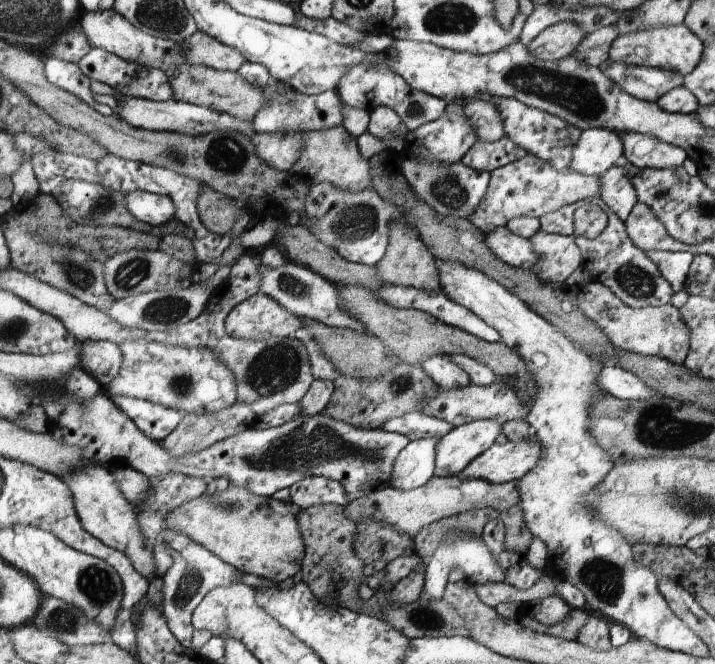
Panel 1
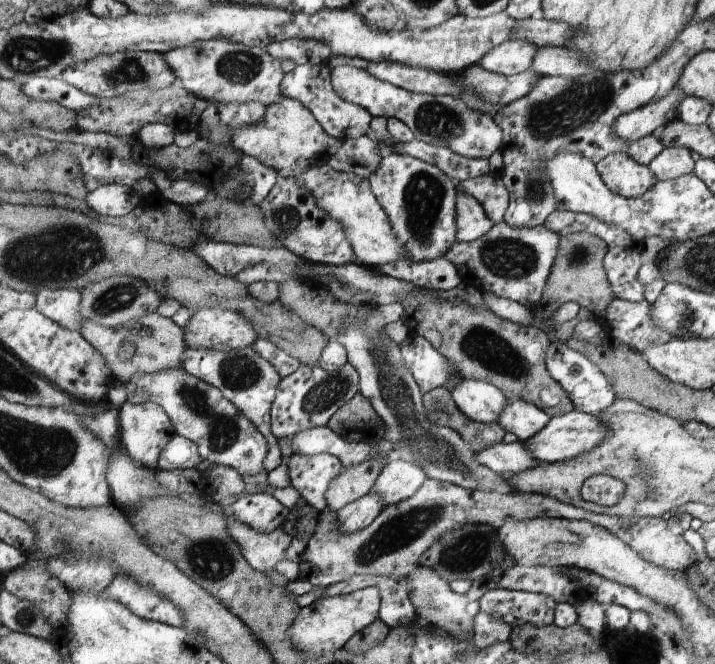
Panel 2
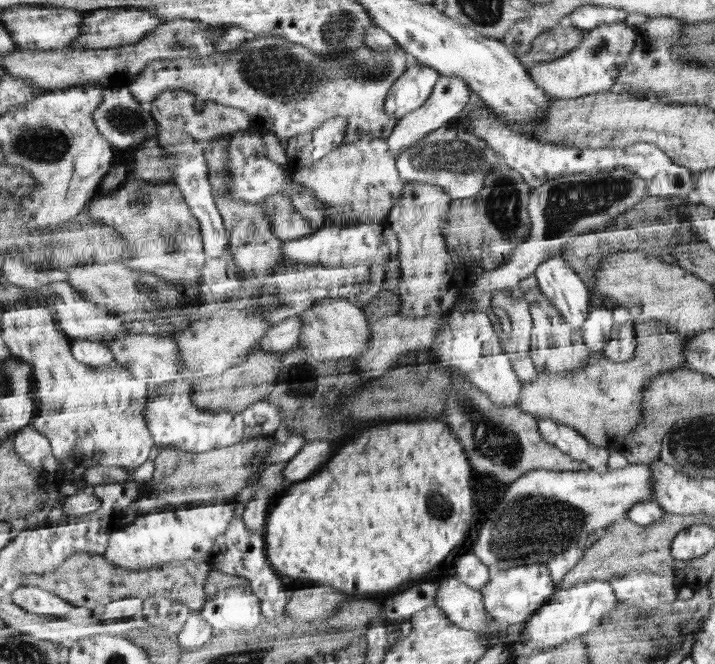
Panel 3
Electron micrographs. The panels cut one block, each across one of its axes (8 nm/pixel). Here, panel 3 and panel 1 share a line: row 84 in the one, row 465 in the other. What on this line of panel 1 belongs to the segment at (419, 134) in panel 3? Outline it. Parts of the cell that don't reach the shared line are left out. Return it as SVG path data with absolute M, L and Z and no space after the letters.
M483 419L466 425L455 427L449 434L438 440L436 450L436 469L437 477L452 477L463 472L467 466L476 458L479 458L486 450L489 450L497 440L497 436L502 433L502 426L498 420Z

